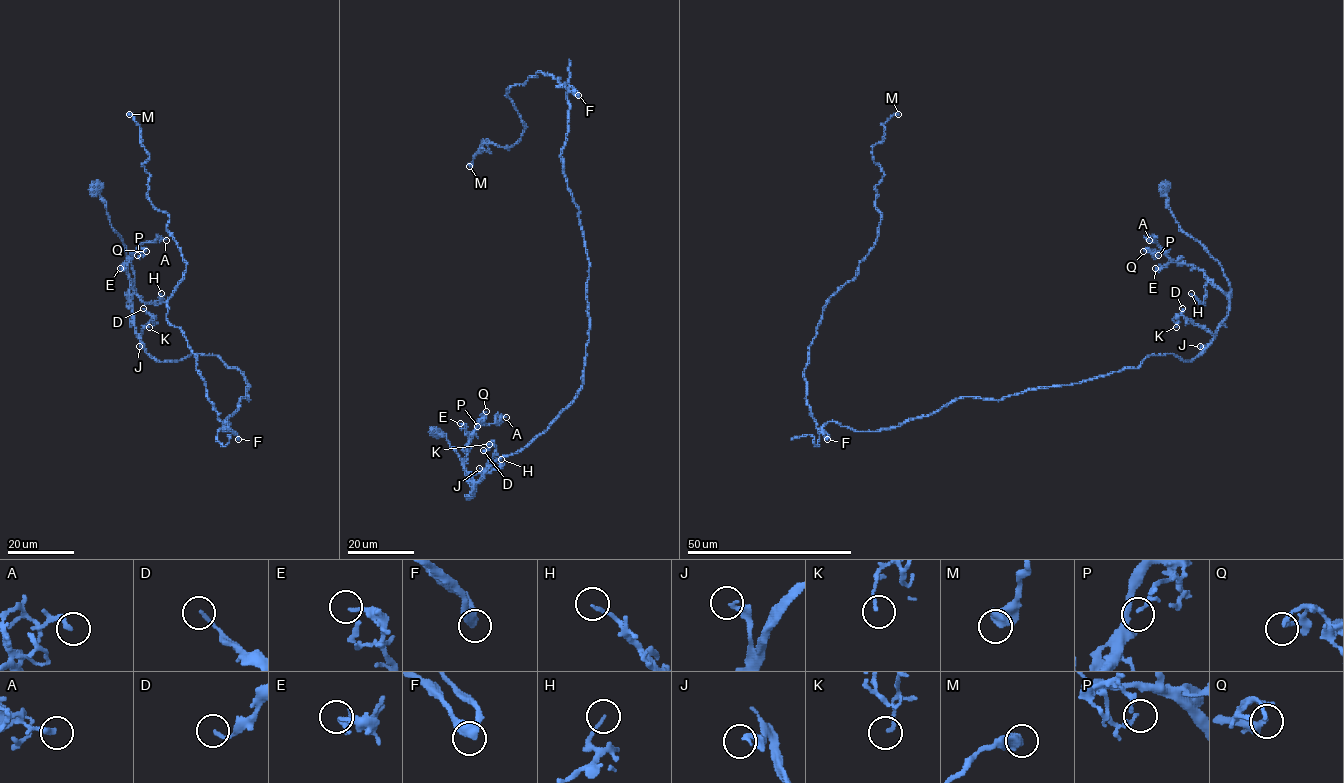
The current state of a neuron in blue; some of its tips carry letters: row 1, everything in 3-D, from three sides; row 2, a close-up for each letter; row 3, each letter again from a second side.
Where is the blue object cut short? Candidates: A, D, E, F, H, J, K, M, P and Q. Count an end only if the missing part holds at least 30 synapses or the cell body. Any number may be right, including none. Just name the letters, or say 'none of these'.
none of these

